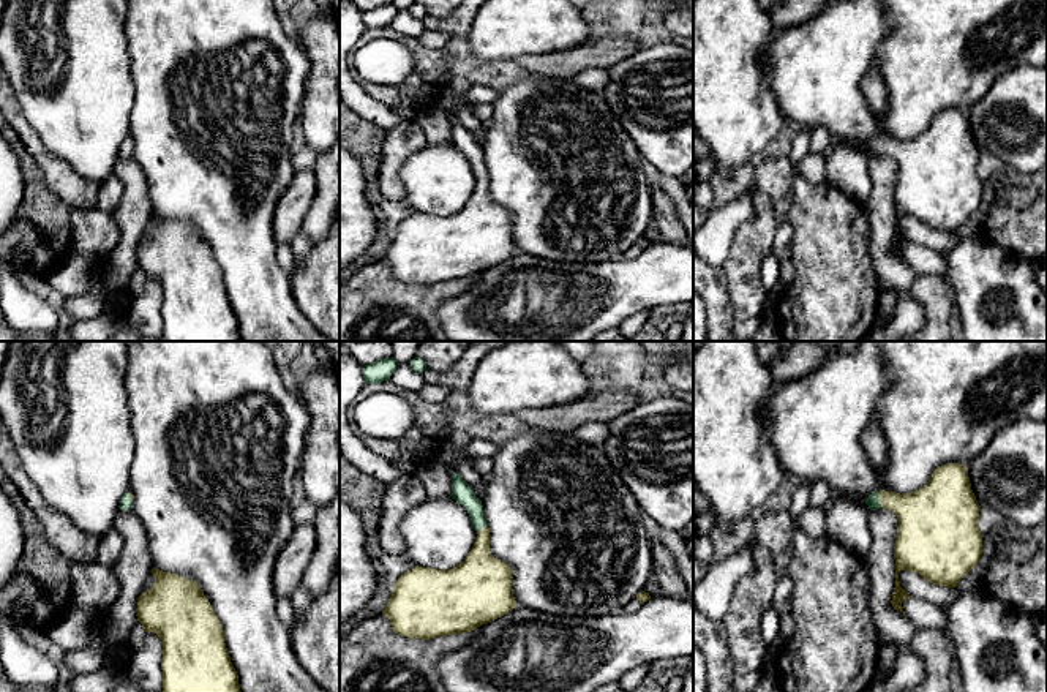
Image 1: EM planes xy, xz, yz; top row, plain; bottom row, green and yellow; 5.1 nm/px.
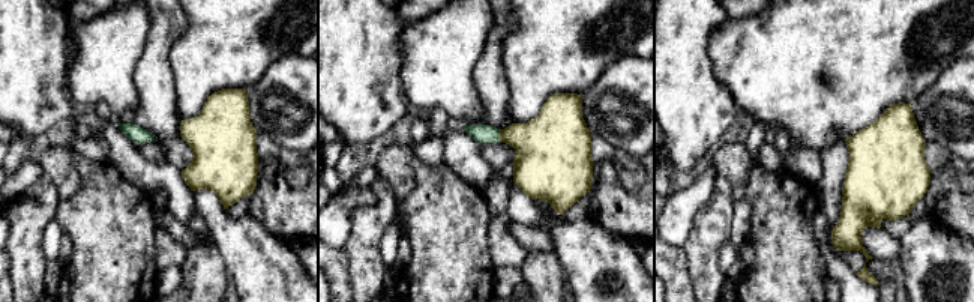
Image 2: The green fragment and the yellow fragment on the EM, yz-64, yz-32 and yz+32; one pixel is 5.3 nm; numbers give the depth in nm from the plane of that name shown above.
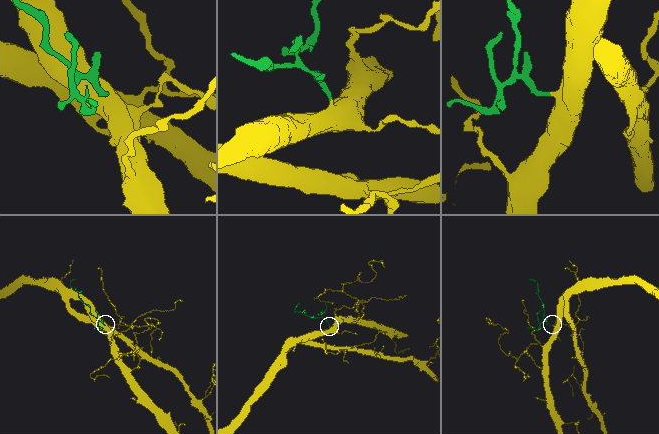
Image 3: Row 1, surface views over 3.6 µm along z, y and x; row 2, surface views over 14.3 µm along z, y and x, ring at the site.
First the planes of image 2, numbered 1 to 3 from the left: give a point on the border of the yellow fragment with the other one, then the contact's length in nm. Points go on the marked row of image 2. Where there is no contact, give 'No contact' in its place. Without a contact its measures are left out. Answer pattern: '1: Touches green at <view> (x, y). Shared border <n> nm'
1: No contact
2: Touches green at yz-32 (499, 135). Shared border 70 nm
3: No contact

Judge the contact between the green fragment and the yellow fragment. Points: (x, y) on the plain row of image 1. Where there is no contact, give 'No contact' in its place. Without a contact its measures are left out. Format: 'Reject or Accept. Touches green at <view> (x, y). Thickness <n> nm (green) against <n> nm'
Accept. Touches green at yz (878, 146). Thickness 70 nm (green) against 280 nm

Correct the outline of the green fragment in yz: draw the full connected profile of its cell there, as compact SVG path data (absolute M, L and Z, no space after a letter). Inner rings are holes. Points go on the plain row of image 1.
M965 111L938 112L922 134L906 141L873 137L865 150L873 156L892 156L899 166L894 190L895 234L891 246L894 256L905 261L902 248L910 243L900 232L900 216L916 218L933 231L955 234L979 209L981 152Z

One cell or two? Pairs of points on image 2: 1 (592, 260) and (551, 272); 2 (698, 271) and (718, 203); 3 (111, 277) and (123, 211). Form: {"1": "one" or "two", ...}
{"1": "two", "2": "one", "3": "one"}

